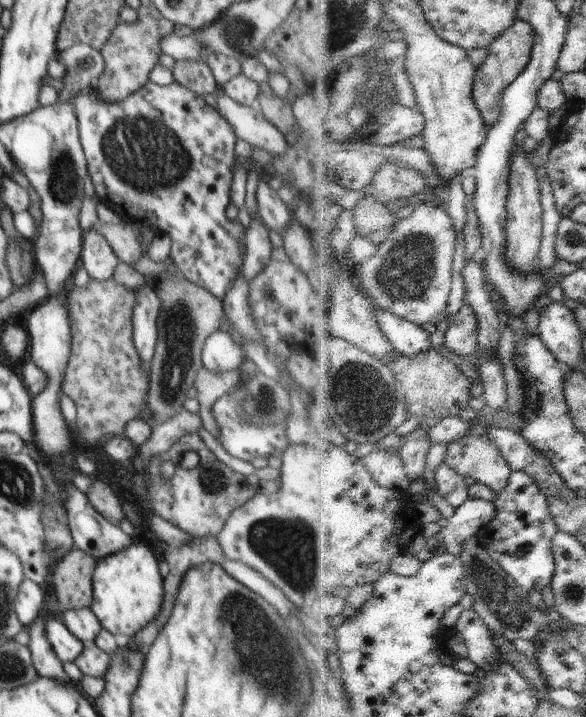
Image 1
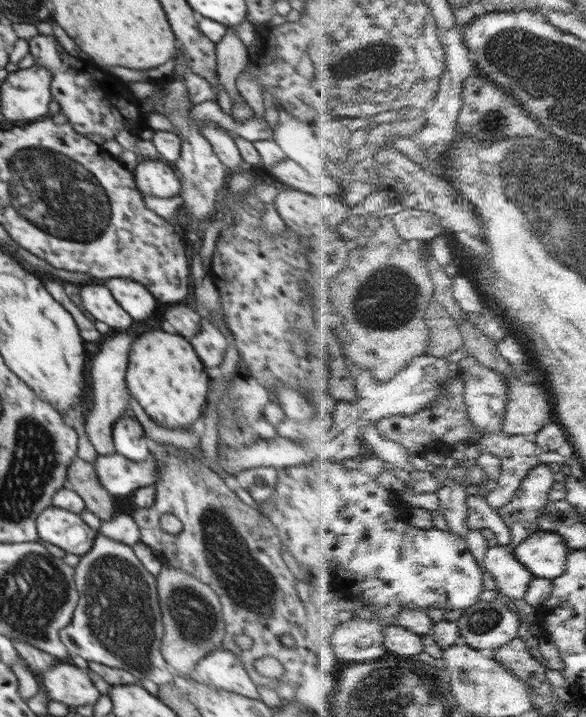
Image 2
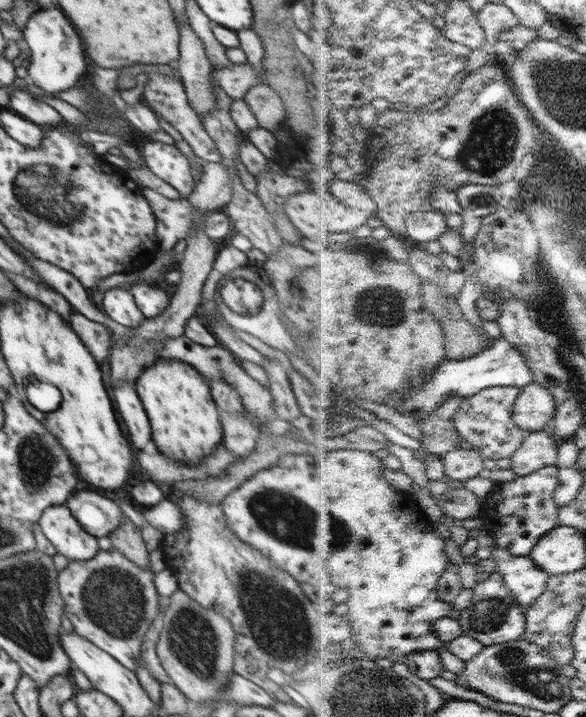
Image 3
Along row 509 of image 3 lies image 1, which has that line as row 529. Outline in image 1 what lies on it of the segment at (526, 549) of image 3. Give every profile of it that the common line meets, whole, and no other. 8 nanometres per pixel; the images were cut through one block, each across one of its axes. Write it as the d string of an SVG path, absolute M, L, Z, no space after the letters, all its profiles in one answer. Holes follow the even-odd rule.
M515 471L511 483L494 501L498 506L498 516L488 526L488 530L496 530L488 546L490 556L502 564L518 586L531 593L543 592L552 586L557 576L555 536L560 532L547 493L536 484L535 477Z

